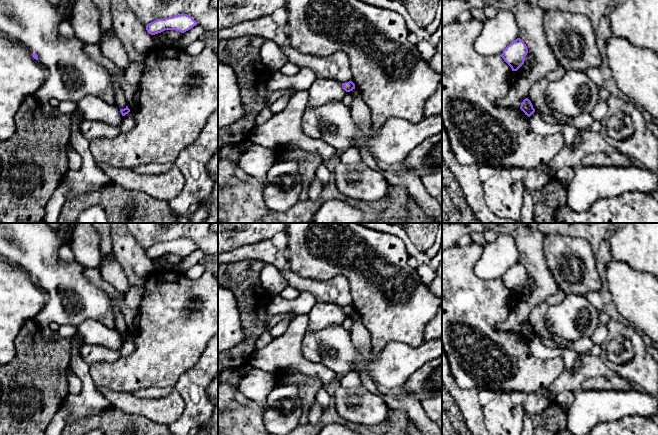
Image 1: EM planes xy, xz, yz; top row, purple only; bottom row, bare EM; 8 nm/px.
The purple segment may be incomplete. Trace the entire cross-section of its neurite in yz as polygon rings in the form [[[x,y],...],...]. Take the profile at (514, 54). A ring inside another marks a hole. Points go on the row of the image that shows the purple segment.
[[[517,38],[503,50],[500,56],[511,67],[512,71],[517,71],[524,64],[527,53],[526,44]]]

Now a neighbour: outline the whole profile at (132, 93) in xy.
[[[101,39],[99,42],[93,44],[84,43],[84,52],[94,62],[103,66],[110,74],[116,74],[119,77],[119,82],[123,89],[127,106],[130,111],[134,111],[138,106],[140,90],[138,86],[129,85],[123,77],[123,70],[118,68],[109,58],[102,54]]]

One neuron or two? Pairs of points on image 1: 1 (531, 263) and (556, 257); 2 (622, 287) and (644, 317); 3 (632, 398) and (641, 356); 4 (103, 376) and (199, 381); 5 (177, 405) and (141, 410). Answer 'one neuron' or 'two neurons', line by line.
1: two neurons
2: one neuron
3: two neurons
4: two neurons
5: one neuron

